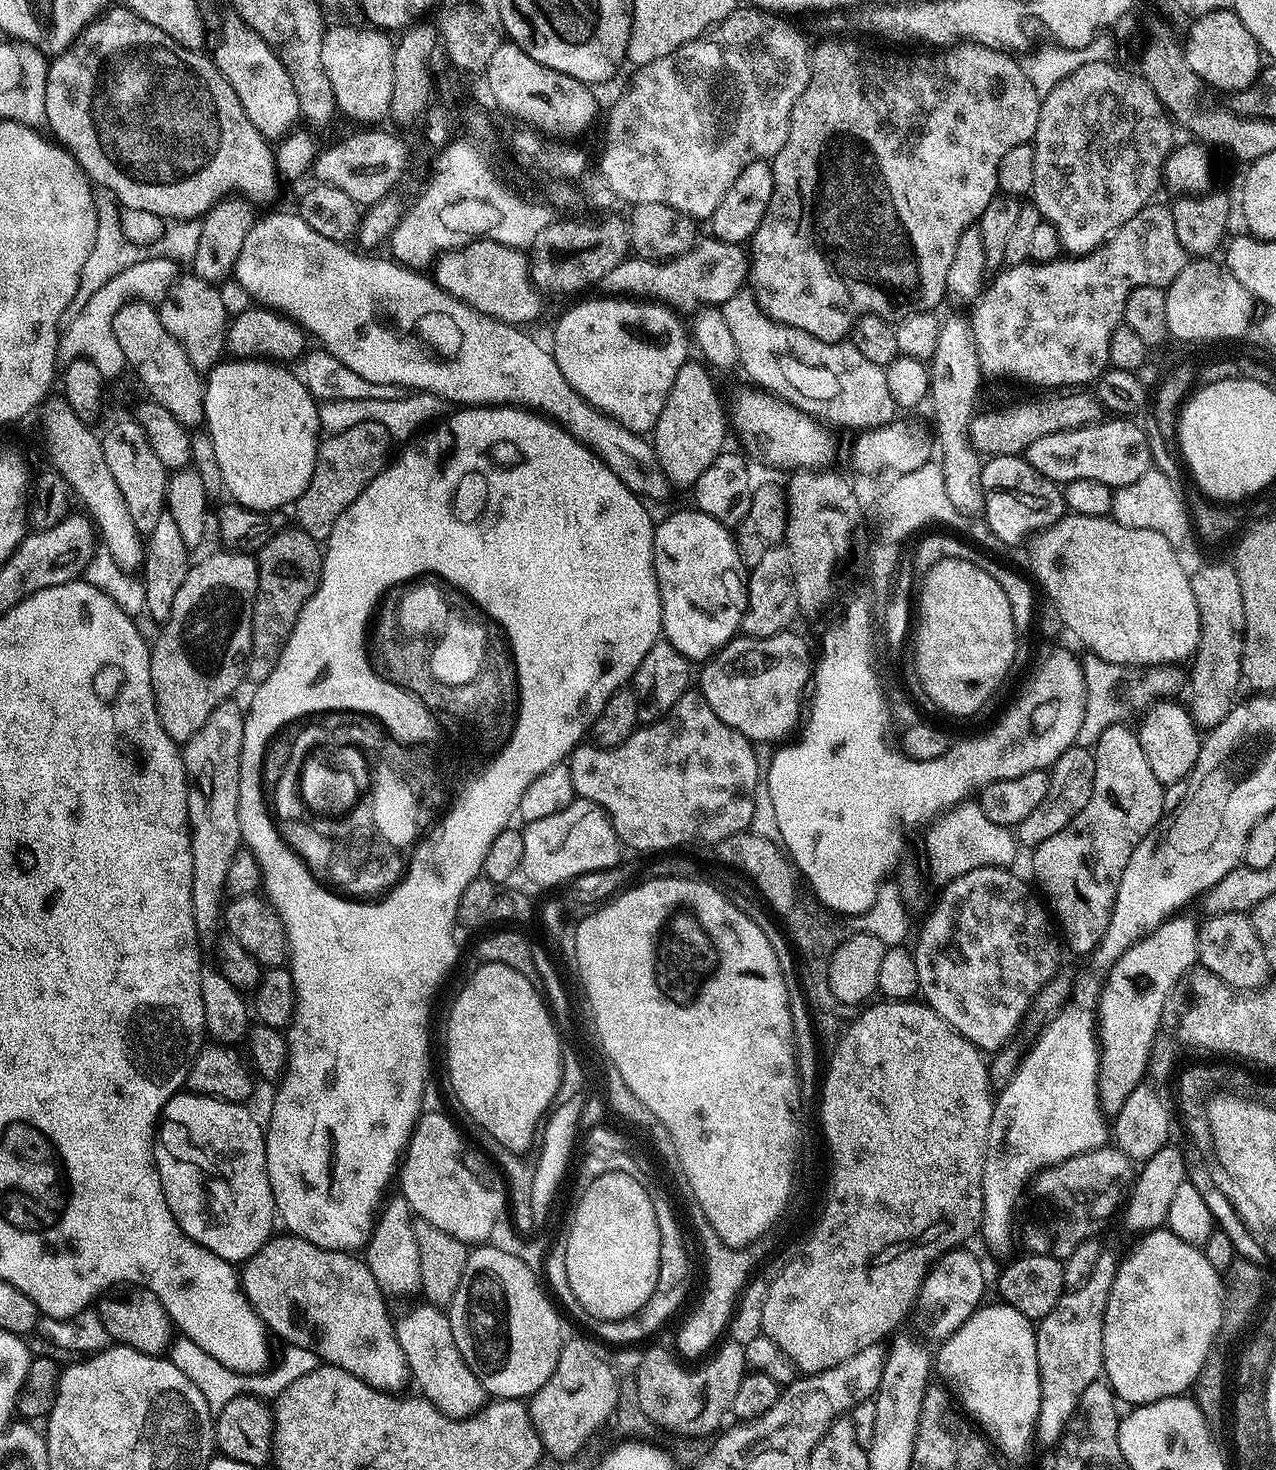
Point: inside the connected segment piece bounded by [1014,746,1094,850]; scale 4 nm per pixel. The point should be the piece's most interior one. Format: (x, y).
(1071, 777)

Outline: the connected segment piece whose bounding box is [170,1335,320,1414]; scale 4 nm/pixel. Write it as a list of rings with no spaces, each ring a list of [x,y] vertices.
[[[181,1335],[173,1339],[170,1345],[170,1359],[174,1366],[178,1366],[178,1370],[182,1370],[182,1374],[186,1374],[186,1378],[190,1378],[190,1382],[194,1382],[194,1386],[198,1386],[198,1390],[202,1390],[210,1410],[215,1414],[222,1410],[222,1406],[226,1406],[226,1402],[234,1402],[242,1395],[260,1400],[275,1399],[298,1378],[319,1367],[320,1359],[315,1352],[296,1345],[289,1345],[285,1349],[280,1364],[274,1364],[269,1370],[253,1374],[231,1372],[229,1368],[222,1366],[222,1362],[218,1362],[218,1358],[206,1354],[206,1350],[198,1346],[198,1342]]]

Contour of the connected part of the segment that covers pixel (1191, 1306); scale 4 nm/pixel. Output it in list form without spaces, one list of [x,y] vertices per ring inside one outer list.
[[[1167,1227],[1157,1228],[1154,1232],[1145,1232],[1137,1240],[1140,1241],[1133,1246],[1132,1253],[1125,1260],[1123,1257],[1119,1261],[1116,1277],[1110,1290],[1109,1301],[1106,1302],[1104,1325],[1102,1326],[1103,1375],[1106,1377],[1107,1384],[1115,1392],[1117,1401],[1124,1403],[1125,1400],[1128,1406],[1153,1404],[1156,1400],[1179,1396],[1187,1393],[1195,1385],[1198,1374],[1204,1368],[1204,1363],[1213,1355],[1212,1343],[1215,1342],[1216,1335],[1221,1335],[1226,1303],[1226,1292],[1222,1287],[1221,1273],[1216,1272],[1214,1266],[1210,1266],[1208,1256],[1197,1245],[1182,1242],[1182,1238],[1178,1238],[1173,1232],[1169,1232]]]

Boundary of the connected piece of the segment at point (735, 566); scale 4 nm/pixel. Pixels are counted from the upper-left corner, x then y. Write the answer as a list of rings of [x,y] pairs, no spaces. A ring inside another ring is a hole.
[[[672,512],[654,528],[654,574],[660,591],[662,636],[678,654],[690,662],[707,662],[737,635],[740,619],[748,602],[745,577],[740,576],[742,561],[737,548],[737,537],[724,525],[704,512]]]

